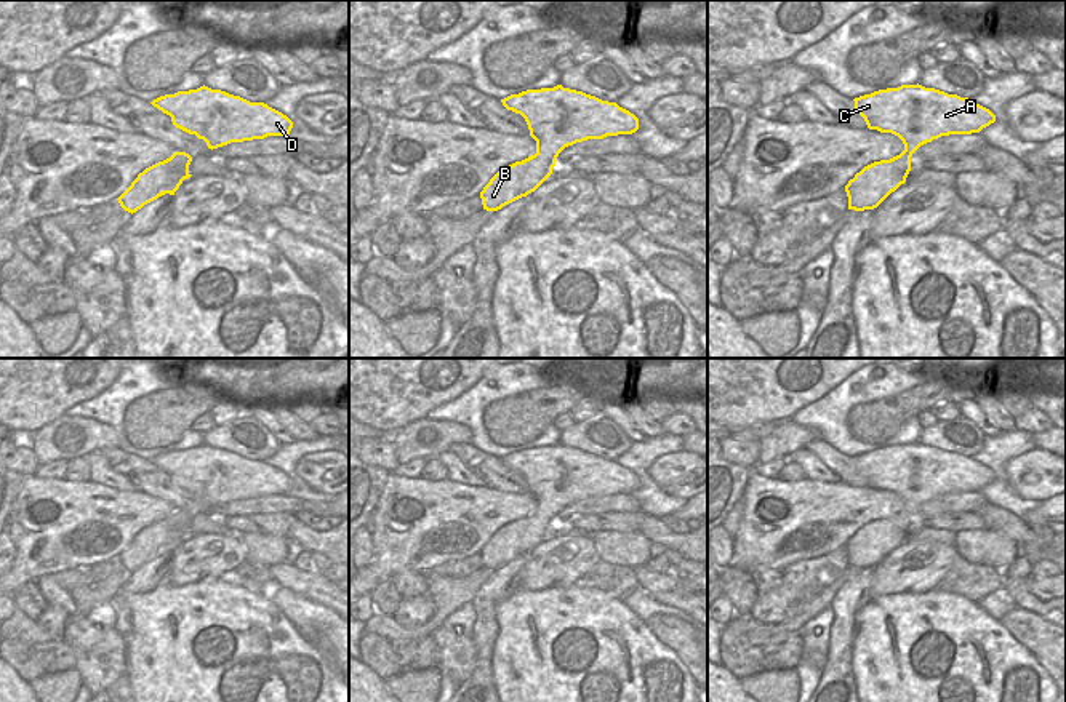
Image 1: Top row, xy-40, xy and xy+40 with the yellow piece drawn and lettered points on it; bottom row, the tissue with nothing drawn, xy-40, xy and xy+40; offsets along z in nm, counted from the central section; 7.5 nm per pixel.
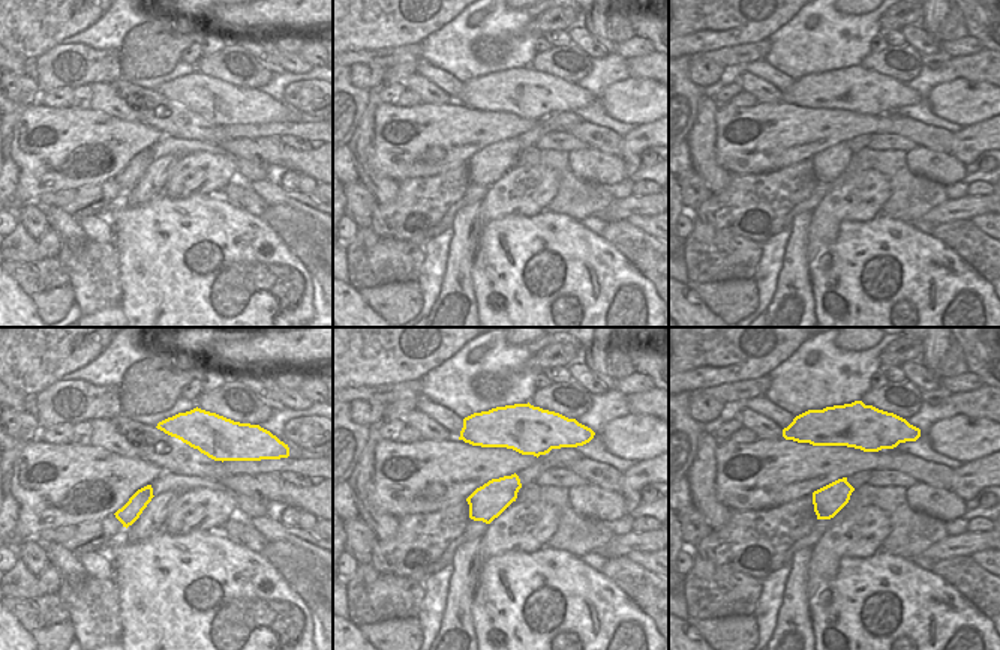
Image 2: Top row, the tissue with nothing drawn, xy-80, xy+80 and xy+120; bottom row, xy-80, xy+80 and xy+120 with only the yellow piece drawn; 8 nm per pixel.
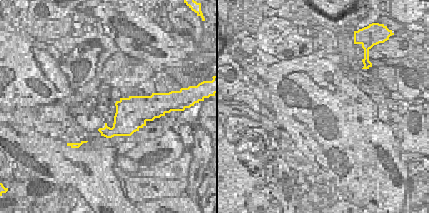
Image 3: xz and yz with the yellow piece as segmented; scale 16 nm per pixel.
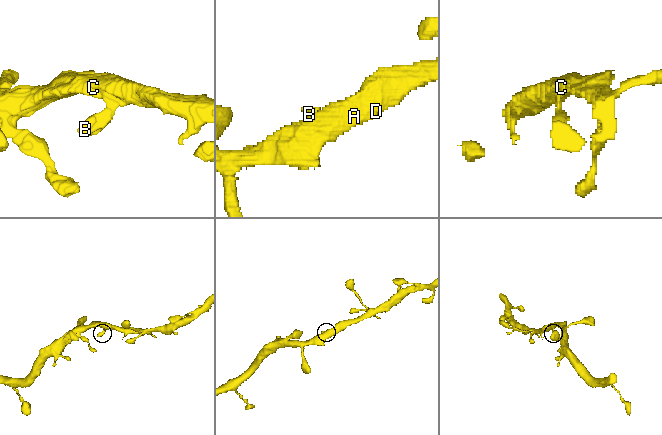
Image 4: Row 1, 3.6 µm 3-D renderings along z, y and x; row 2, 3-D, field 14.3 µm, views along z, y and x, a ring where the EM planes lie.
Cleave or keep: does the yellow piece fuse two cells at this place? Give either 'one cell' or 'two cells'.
one cell

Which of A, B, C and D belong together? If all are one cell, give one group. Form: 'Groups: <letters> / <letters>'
Groups: A B C D

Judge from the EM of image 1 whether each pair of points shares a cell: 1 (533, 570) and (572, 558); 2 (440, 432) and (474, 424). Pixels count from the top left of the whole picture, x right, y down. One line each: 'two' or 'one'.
1: one
2: two

